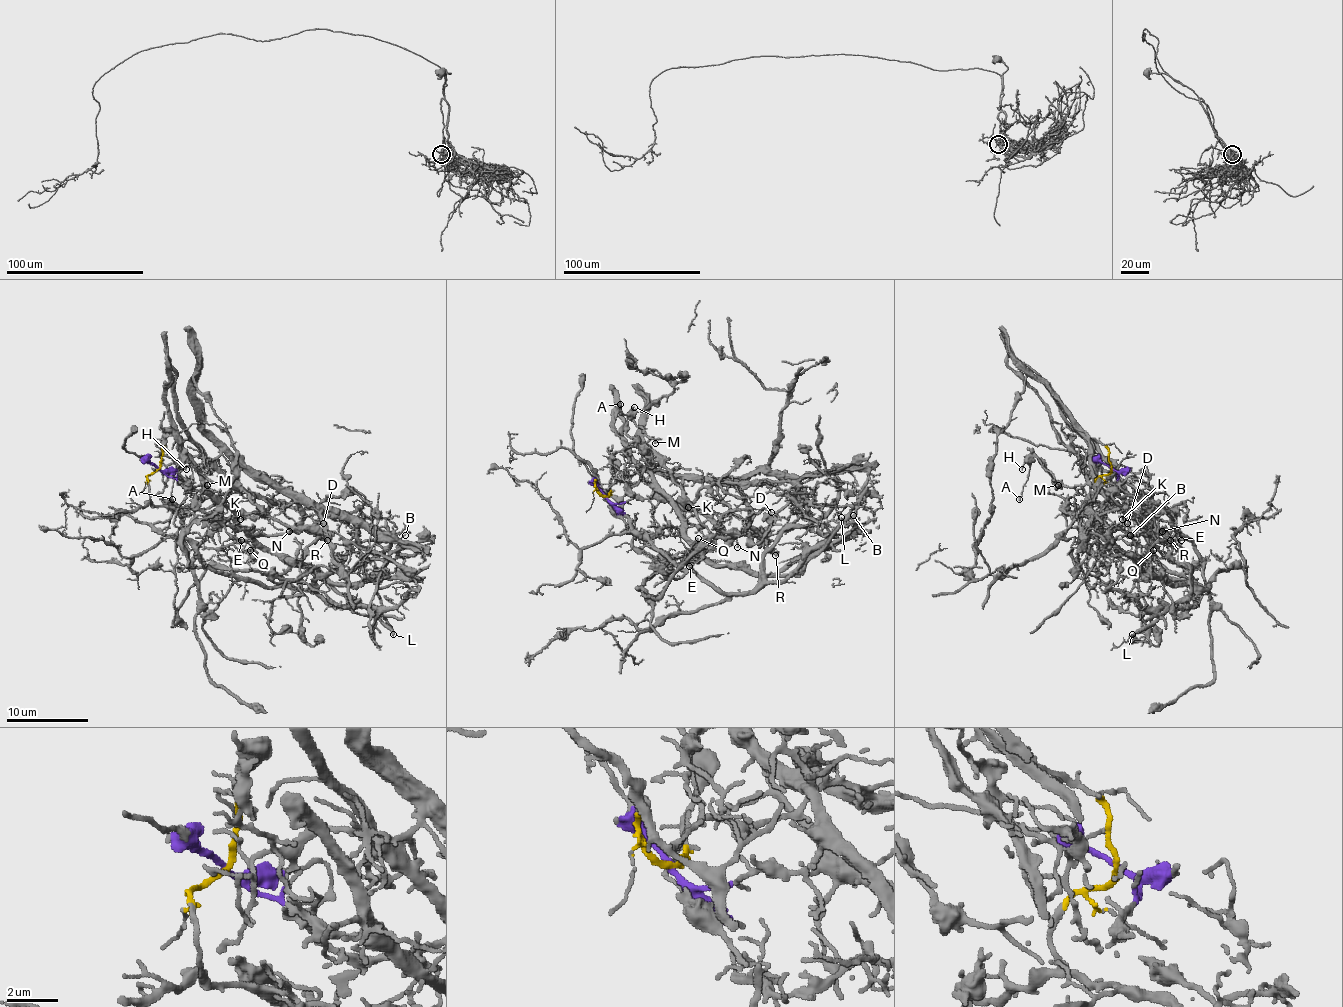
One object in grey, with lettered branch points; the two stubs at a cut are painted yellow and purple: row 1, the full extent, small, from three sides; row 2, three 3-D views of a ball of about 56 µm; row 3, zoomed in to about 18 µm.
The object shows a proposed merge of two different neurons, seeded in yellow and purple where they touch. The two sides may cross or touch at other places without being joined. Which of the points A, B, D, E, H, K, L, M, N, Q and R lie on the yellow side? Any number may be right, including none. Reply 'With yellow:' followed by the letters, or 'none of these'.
With yellow: none of these

